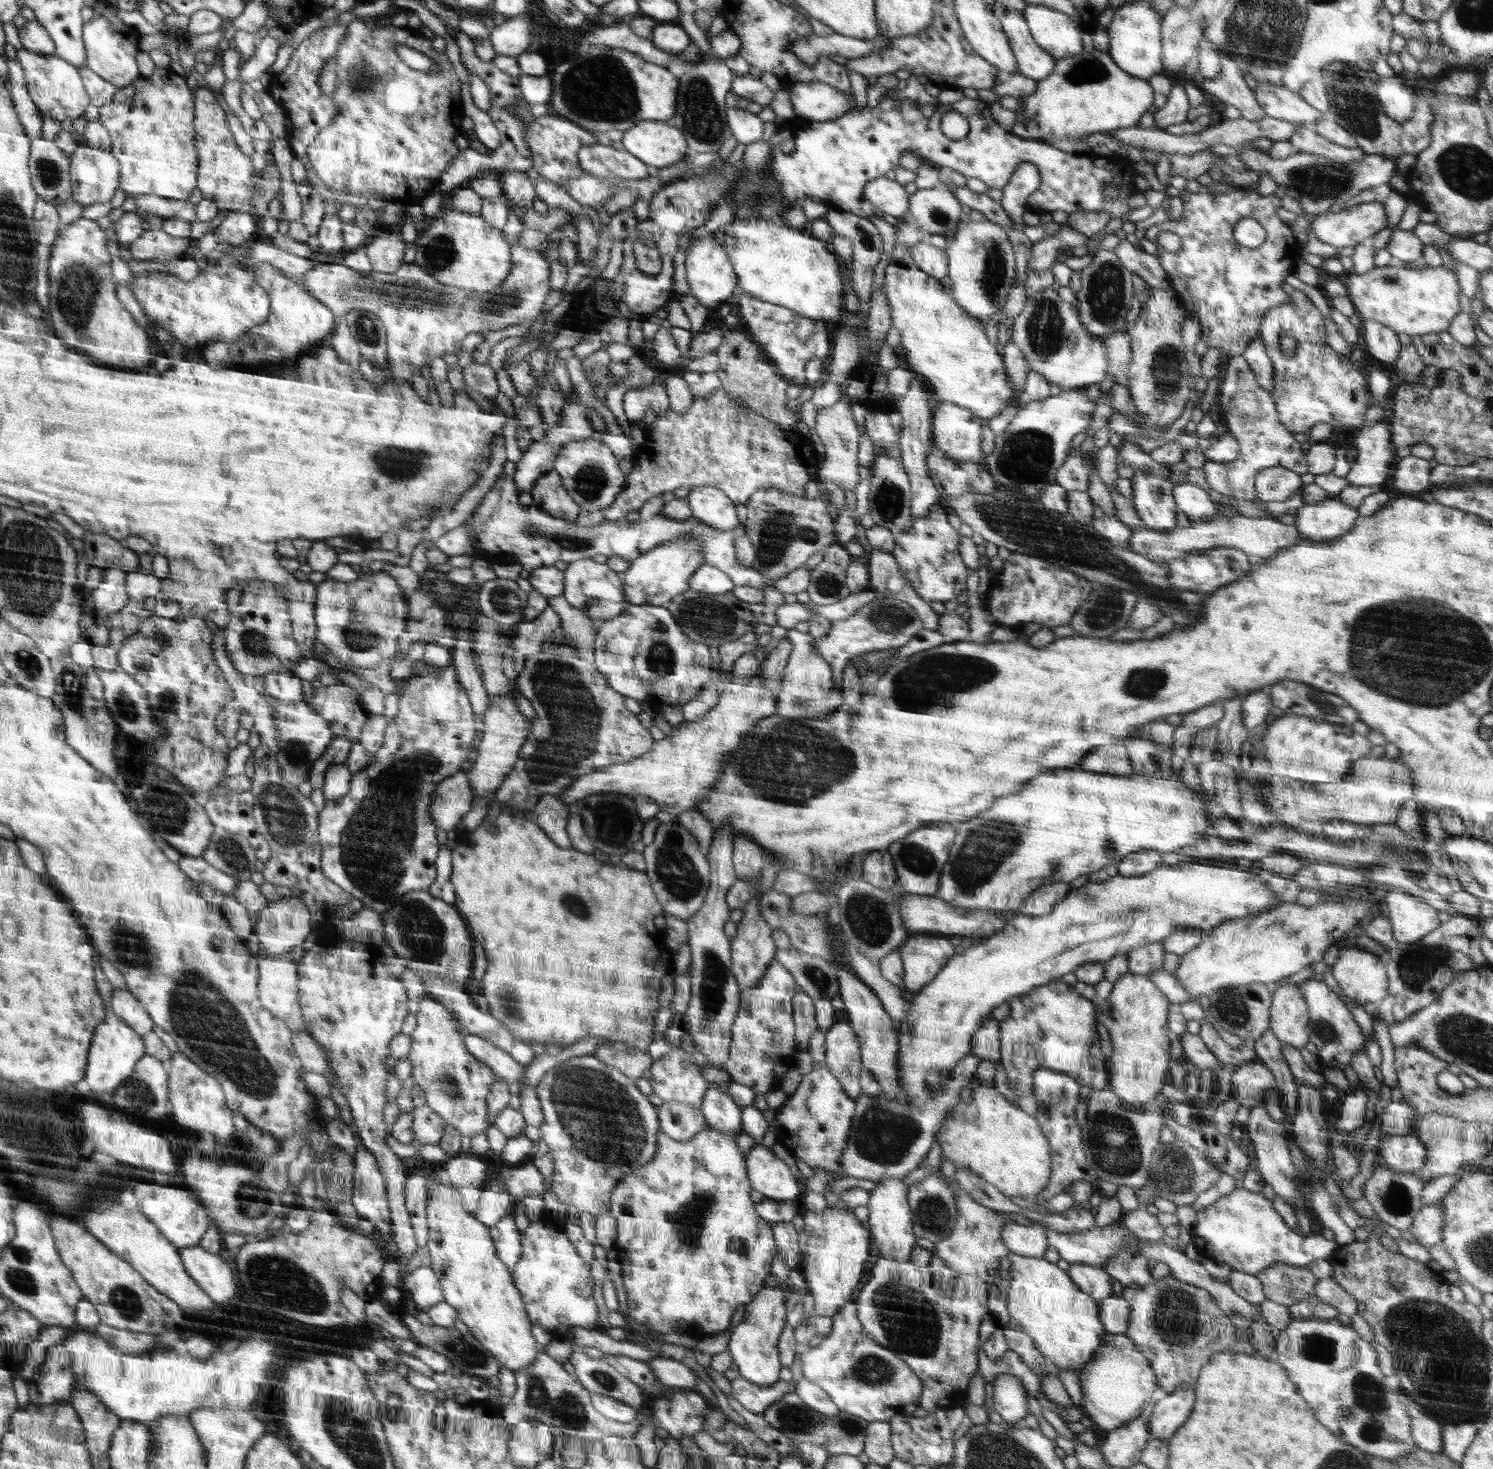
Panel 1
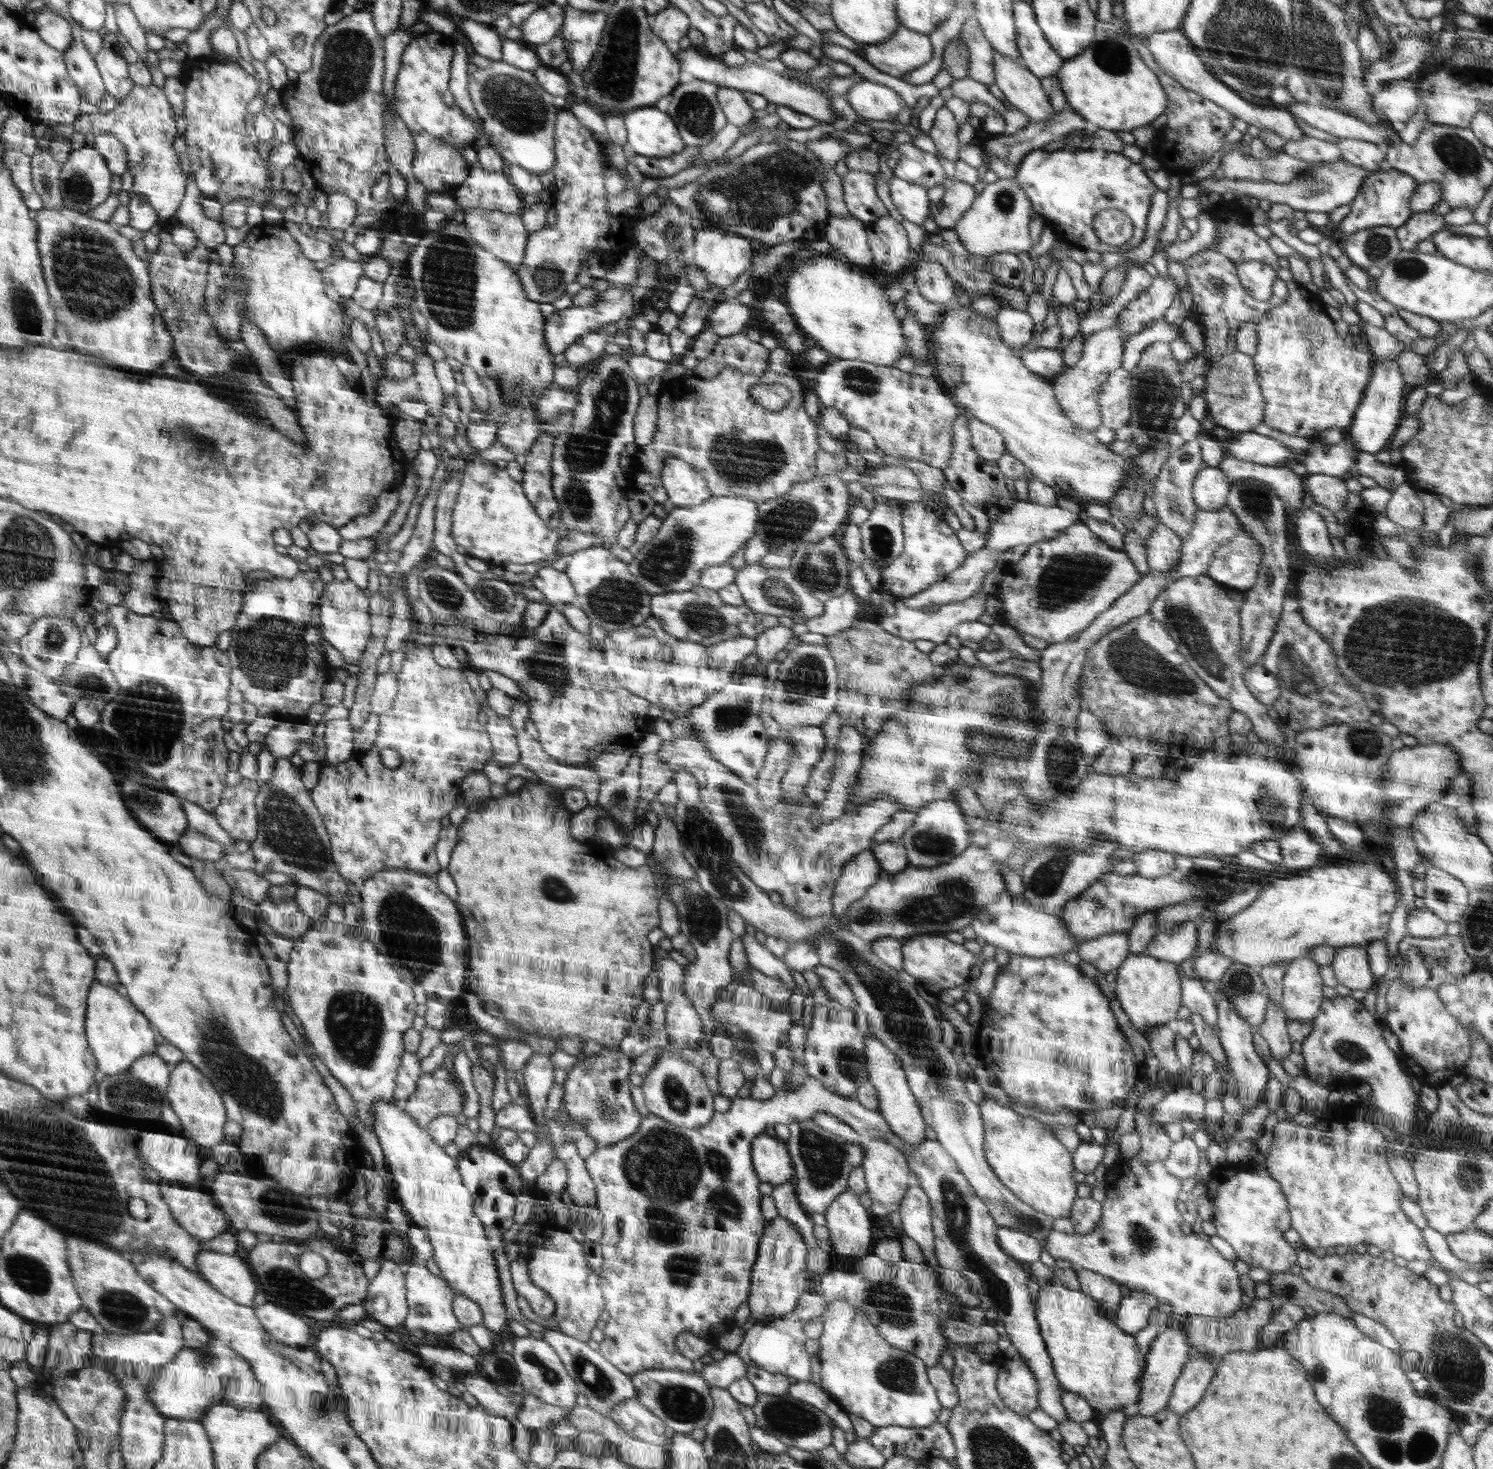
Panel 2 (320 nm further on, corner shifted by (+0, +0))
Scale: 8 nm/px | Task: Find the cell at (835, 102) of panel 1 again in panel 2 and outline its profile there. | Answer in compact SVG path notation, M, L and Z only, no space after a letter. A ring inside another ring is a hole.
M863 79L848 92L848 102L856 110L858 117L876 121L895 121L903 110L901 98L886 85Z

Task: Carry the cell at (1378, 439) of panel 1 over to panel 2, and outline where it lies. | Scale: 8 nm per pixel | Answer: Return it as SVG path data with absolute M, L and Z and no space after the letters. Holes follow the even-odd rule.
M1375 360L1373 374L1363 394L1362 401L1355 410L1352 424L1345 431L1356 444L1358 451L1365 451L1376 454L1380 450L1390 446L1393 435L1399 428L1399 421L1402 419L1404 409L1405 383L1402 380L1401 370L1396 360Z

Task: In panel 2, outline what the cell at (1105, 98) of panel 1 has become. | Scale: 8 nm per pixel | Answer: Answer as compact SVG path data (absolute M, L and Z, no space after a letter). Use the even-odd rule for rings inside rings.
M1120 19L1110 22L1097 21L1094 38L1088 48L1078 56L1068 59L1056 74L1065 94L1068 108L1072 108L1078 116L1082 116L1088 125L1105 128L1111 131L1131 131L1138 127L1150 125L1167 109L1169 100L1164 87L1158 80L1158 73L1152 71L1138 53L1138 42L1132 40L1122 29Z

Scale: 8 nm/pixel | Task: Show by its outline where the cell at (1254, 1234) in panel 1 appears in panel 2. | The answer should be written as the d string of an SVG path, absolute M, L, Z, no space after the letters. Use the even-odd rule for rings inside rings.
M1254 1164L1248 1170L1242 1170L1239 1172L1234 1171L1230 1167L1218 1168L1212 1172L1212 1175L1207 1180L1206 1187L1207 1196L1214 1205L1213 1220L1216 1226L1216 1235L1224 1238L1224 1240L1226 1240L1232 1246L1232 1248L1234 1248L1238 1259L1242 1260L1242 1262L1246 1262L1246 1264L1249 1264L1251 1267L1265 1268L1273 1274L1288 1271L1293 1264L1297 1264L1297 1252L1294 1247L1292 1247L1292 1244L1288 1243L1286 1239L1284 1239L1283 1235L1285 1230L1291 1228L1291 1214L1289 1213L1288 1203L1284 1191L1281 1189L1280 1183L1276 1182L1276 1180L1271 1177L1271 1174L1267 1171L1264 1165Z

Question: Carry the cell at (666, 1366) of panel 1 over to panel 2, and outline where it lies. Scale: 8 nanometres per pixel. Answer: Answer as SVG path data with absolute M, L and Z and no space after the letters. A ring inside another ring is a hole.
M727 1352L722 1360L704 1365L701 1375L711 1387L727 1388L732 1381L747 1376L747 1367L735 1352Z

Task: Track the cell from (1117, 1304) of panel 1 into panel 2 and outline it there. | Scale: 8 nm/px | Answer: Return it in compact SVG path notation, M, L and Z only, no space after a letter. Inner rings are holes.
M1132 1291L1118 1305L1114 1323L1118 1328L1133 1336L1135 1332L1148 1326L1152 1309L1156 1309L1158 1304L1160 1303L1154 1295Z

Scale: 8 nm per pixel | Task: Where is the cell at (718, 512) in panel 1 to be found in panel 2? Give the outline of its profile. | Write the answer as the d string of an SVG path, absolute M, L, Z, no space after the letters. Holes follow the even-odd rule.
M667 458L662 472L663 490L676 507L691 507L711 498L706 477L678 458Z

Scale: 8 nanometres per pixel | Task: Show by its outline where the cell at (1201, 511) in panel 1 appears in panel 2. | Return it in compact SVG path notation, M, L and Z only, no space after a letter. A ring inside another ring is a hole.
M1207 466L1193 482L1193 501L1200 511L1215 511L1227 506L1230 479L1222 470Z

